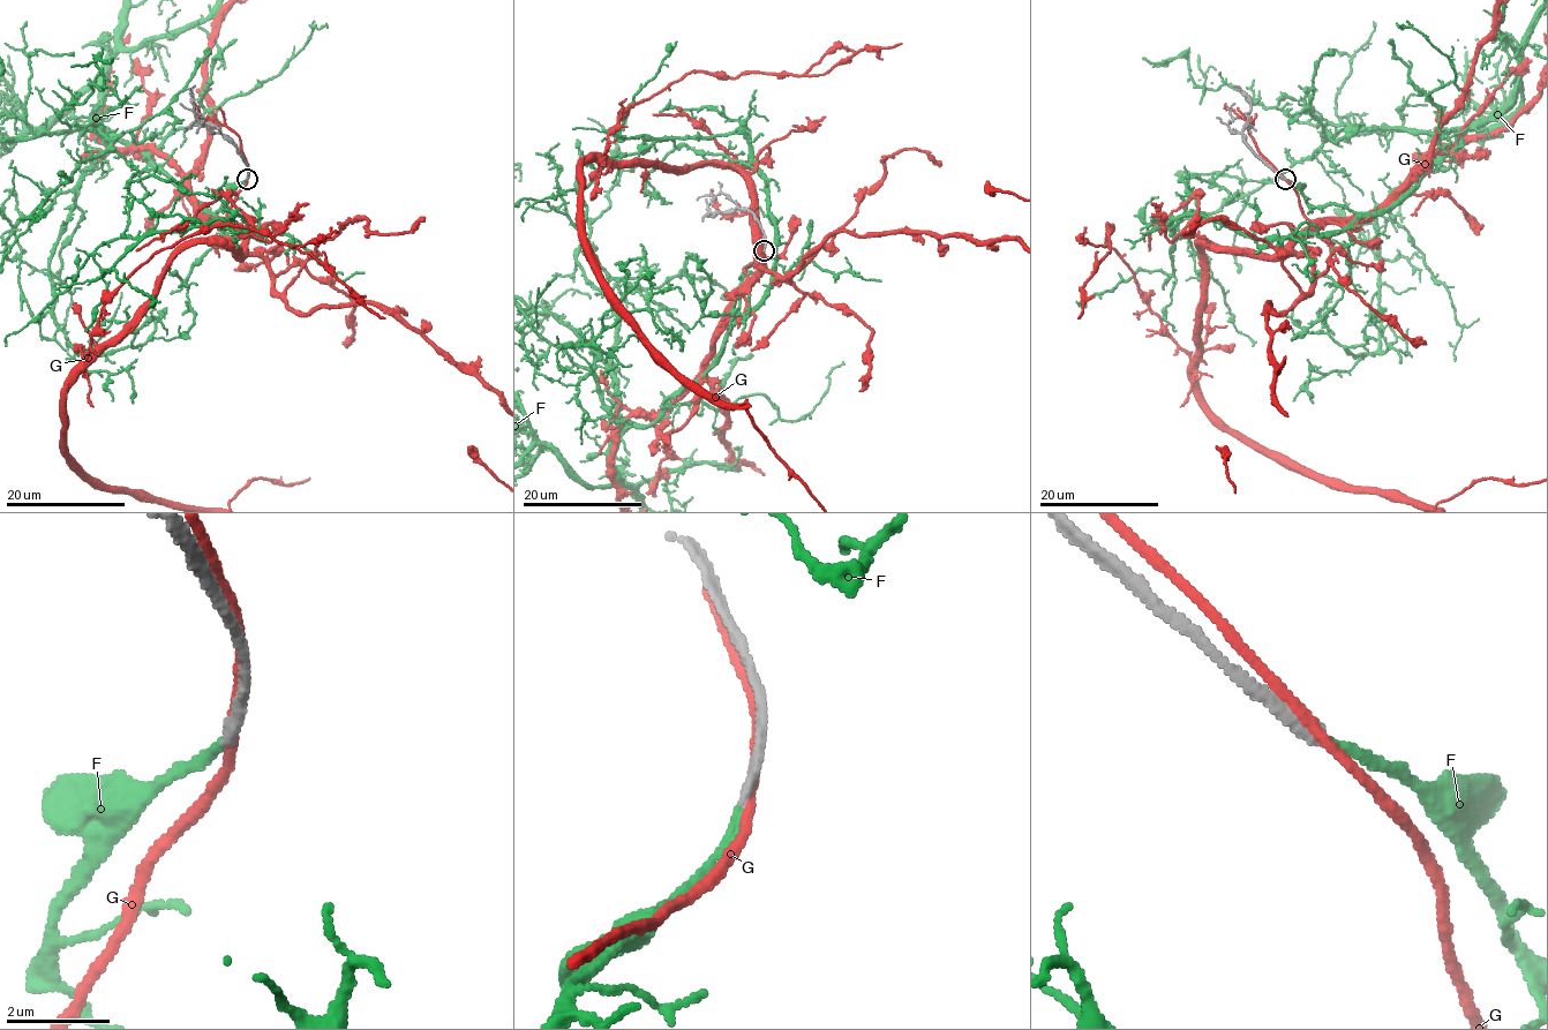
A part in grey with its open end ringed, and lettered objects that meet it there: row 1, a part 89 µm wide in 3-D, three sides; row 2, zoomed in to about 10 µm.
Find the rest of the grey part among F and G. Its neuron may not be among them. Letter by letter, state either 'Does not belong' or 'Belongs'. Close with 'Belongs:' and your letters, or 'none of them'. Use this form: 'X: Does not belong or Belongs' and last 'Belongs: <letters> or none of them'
F: Belongs
G: Does not belong
Belongs: F

